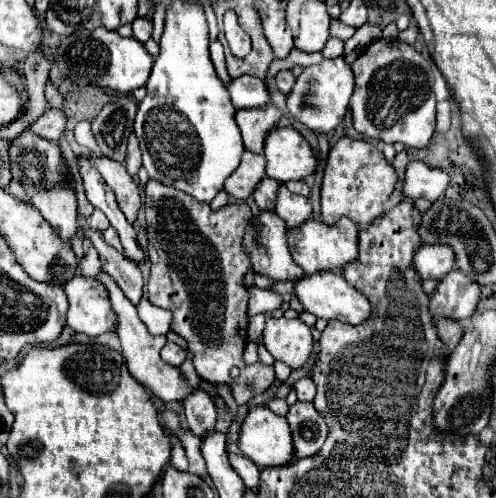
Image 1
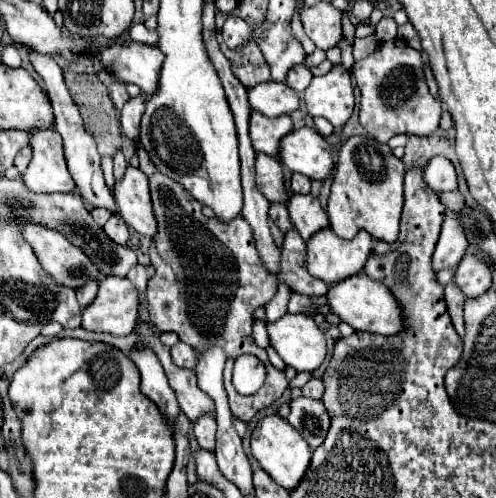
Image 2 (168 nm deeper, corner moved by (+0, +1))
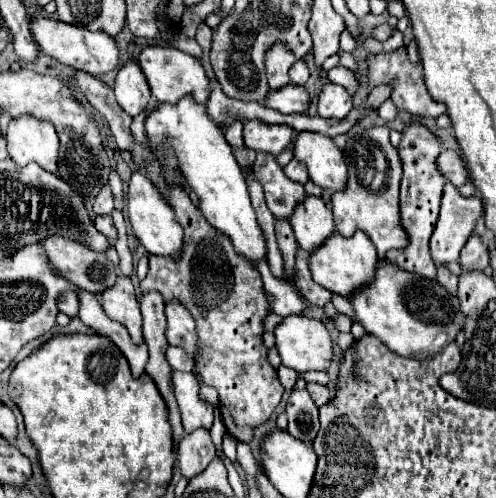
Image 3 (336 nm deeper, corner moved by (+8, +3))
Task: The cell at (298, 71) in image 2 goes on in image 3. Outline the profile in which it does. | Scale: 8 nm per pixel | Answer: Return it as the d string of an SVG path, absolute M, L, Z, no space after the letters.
M296 60L292 64L292 68L290 68L290 80L292 80L292 84L306 84L308 78L310 78L310 70L308 70L306 62L304 60Z

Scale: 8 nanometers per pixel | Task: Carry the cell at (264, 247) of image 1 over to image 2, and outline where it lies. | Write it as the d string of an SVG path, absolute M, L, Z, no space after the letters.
M288 230L284 234L284 244L278 248L280 250L280 280L298 294L304 296L324 296L328 286L310 276L306 270L306 242L300 238L298 230Z

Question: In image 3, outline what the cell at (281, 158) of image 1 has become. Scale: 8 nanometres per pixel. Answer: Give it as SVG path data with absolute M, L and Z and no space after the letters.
M300 132L294 142L294 156L308 166L310 180L320 188L328 188L332 192L346 188L348 168L332 138Z

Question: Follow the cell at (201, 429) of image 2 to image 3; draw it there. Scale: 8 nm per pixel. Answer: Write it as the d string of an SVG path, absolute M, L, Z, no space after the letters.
M200 428L196 432L186 434L178 444L178 468L186 480L192 480L214 458L214 444L210 440L210 432Z

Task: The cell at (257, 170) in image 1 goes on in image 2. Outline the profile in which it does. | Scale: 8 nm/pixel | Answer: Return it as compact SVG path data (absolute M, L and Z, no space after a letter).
M256 154L256 186L270 202L286 202L288 194L284 188L282 164L276 156Z

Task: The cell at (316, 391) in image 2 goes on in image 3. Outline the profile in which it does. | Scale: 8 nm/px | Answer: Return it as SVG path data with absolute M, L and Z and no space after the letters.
M308 384L306 390L310 392L310 396L312 396L312 400L316 402L318 408L330 402L330 394L328 394L328 388L326 386L322 386L322 384Z

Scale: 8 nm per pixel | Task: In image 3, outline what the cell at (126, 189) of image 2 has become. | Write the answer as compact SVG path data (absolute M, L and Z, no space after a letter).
M132 172L130 178L130 188L128 188L128 216L134 228L134 234L142 242L142 246L148 250L148 254L154 256L170 256L172 260L178 260L184 248L184 230L180 228L180 222L176 220L174 210L162 198L158 188L142 174L142 172Z

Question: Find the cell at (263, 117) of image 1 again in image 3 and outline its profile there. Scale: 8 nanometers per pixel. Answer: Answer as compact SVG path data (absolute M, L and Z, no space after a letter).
M250 120L244 124L244 144L256 152L270 152L278 156L294 138L294 130L284 124L264 124Z

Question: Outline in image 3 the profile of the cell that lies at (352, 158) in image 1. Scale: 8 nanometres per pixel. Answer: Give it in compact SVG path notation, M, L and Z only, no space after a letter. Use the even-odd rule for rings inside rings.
M376 126L376 130L366 130L362 136L354 134L348 138L344 148L344 158L348 164L348 188L334 192L332 212L334 224L342 236L352 236L356 230L364 230L378 250L380 260L386 260L386 252L394 248L404 248L408 244L408 234L400 224L400 200L398 188L402 178L402 164L398 150L392 148L388 140L388 128ZM378 148L378 170L374 160L374 150ZM382 160L382 162L380 162Z

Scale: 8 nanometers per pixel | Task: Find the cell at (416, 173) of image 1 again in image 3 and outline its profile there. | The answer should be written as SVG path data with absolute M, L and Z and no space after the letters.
M444 150L438 156L438 168L454 186L462 186L468 180L468 168L462 156L454 150Z

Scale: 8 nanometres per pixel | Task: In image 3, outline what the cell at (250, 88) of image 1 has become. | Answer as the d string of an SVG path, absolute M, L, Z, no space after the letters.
M288 84L278 92L268 92L264 106L274 108L284 114L306 114L312 104L312 98L304 86Z

